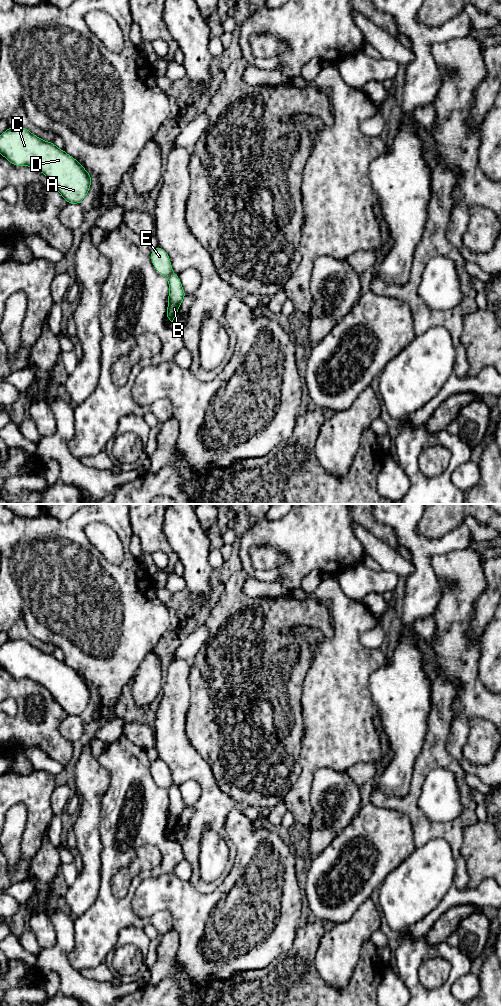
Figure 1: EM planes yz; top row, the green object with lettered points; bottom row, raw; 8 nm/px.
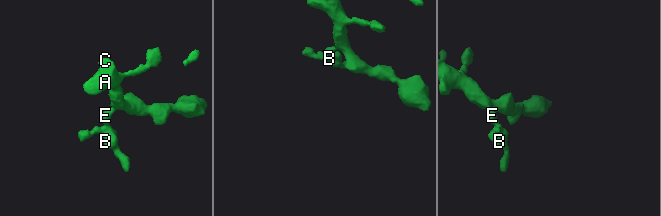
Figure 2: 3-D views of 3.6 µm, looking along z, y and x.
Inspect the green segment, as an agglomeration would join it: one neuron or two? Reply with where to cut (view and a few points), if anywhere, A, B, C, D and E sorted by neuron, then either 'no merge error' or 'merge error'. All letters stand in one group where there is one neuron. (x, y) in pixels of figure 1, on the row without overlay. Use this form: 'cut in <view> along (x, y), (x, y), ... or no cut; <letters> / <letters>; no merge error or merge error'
no cut; A B C D E; no merge error

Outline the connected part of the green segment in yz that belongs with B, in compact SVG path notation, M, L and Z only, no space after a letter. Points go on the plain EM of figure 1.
M156 759L151 761L151 773L154 780L168 791L169 816L167 817L167 829L173 835L180 816L186 809L186 805L183 802L178 786L173 785L169 767L163 760Z

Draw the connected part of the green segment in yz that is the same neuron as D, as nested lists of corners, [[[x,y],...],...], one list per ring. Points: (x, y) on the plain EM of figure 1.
[[[9,639],[0,646],[0,666],[14,678],[30,678],[46,687],[54,700],[68,716],[79,717],[86,709],[92,688],[65,662],[60,662],[53,654],[47,654],[23,639]]]

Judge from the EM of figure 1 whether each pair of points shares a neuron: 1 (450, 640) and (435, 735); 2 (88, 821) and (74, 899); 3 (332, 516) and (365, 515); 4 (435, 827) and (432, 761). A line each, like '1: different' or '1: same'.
1: different
2: same
3: different
4: same

